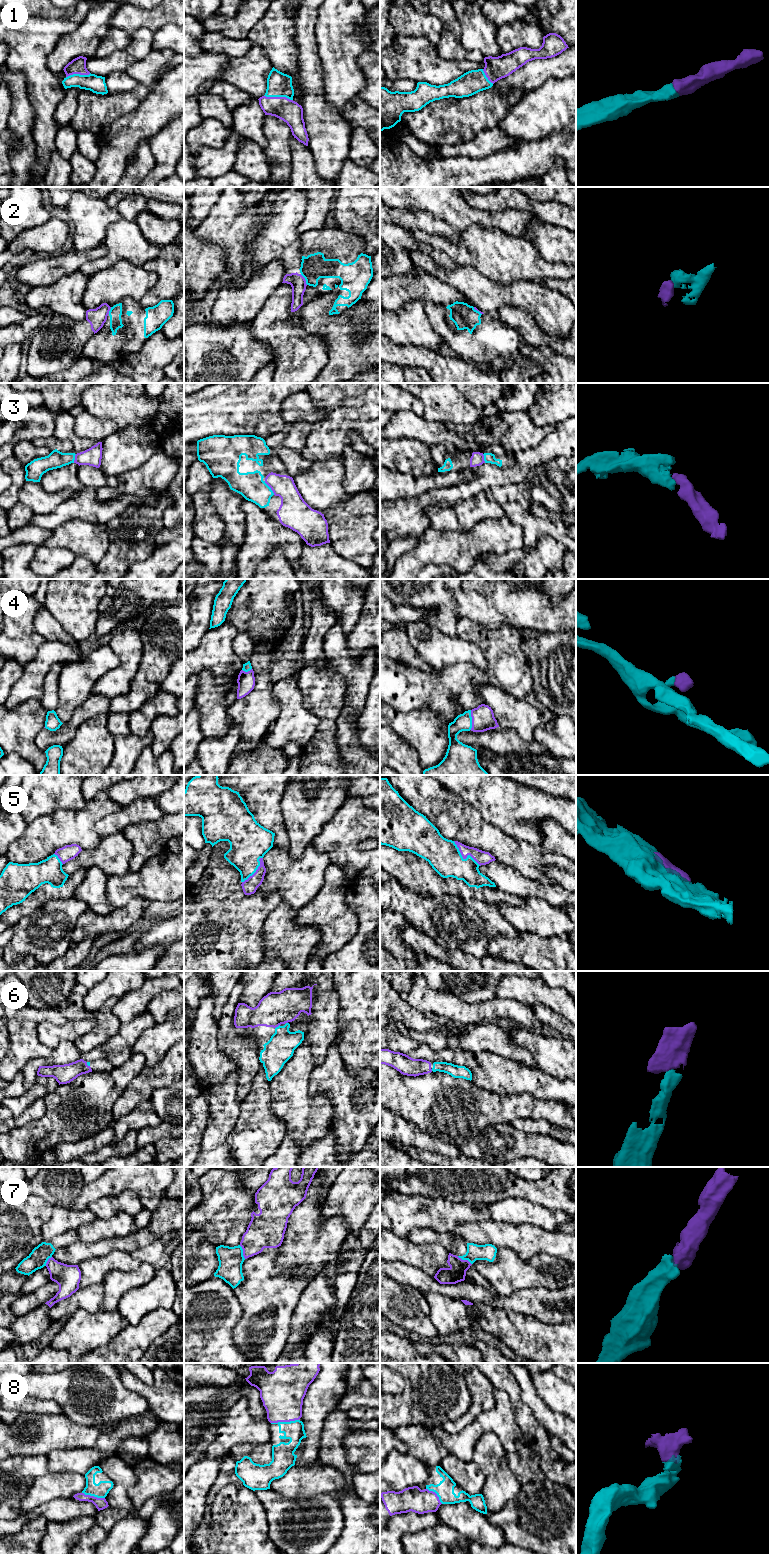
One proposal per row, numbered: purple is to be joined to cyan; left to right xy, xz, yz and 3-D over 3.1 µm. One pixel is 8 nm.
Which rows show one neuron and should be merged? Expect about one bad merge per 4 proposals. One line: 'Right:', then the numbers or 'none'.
Right: 1, 3, 4, 5, 6, 8

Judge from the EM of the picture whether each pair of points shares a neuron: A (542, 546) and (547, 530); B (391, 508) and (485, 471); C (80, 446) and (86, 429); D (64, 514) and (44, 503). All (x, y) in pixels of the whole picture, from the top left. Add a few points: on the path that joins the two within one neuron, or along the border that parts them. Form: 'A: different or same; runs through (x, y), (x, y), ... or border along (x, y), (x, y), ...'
A: different; border along (541, 536), (550, 536), (558, 541)
B: same; runs through (415, 507), (429, 498), (449, 497), (462, 491)
C: different; border along (74, 417), (74, 432), (81, 437), (97, 442)
D: different; border along (72, 494), (51, 512), (34, 514)

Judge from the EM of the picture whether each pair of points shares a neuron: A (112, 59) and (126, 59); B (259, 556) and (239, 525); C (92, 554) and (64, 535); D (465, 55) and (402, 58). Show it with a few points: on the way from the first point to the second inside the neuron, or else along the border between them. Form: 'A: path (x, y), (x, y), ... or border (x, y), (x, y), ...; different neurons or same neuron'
A: path (115, 59), (123, 59); same neuron
B: border (242, 510), (245, 514), (245, 539), (240, 545); different neurons
C: path (85, 547), (71, 535); same neuron
D: border (436, 45), (440, 57), (447, 60), (462, 61); different neurons

